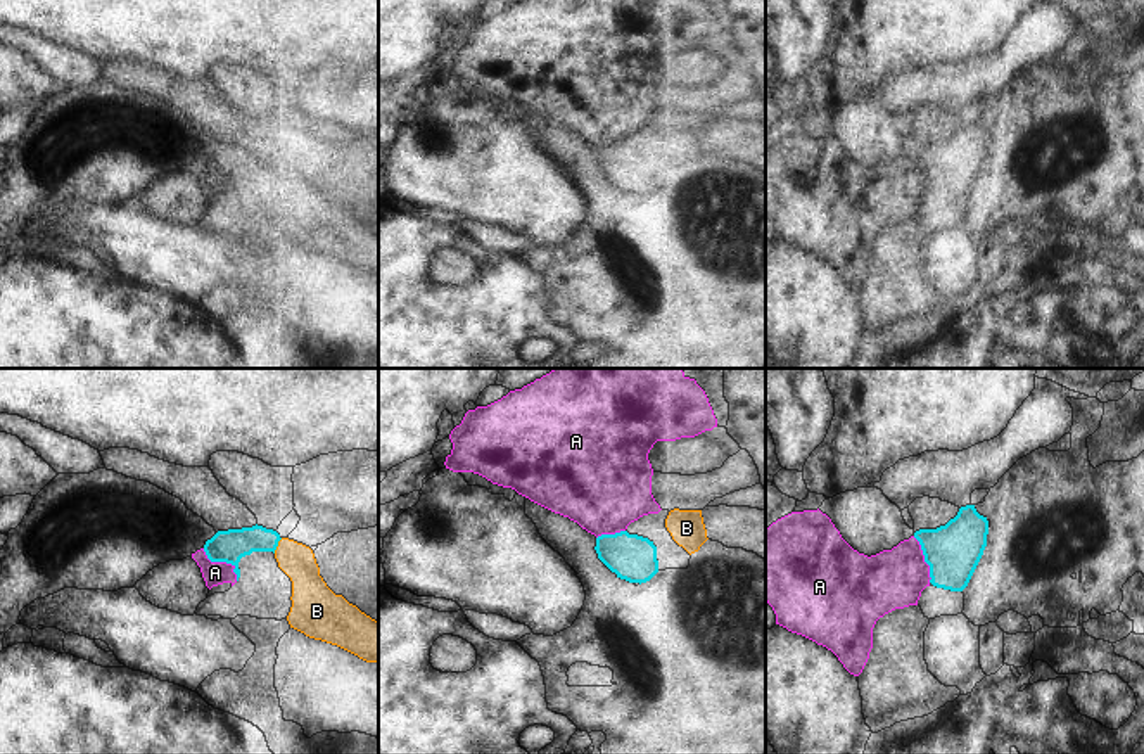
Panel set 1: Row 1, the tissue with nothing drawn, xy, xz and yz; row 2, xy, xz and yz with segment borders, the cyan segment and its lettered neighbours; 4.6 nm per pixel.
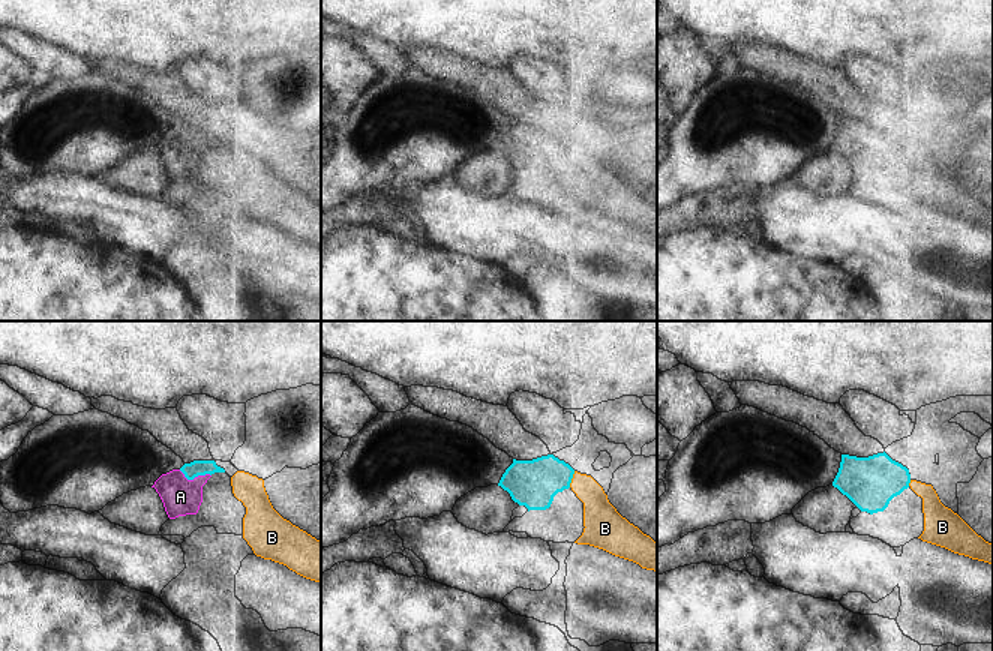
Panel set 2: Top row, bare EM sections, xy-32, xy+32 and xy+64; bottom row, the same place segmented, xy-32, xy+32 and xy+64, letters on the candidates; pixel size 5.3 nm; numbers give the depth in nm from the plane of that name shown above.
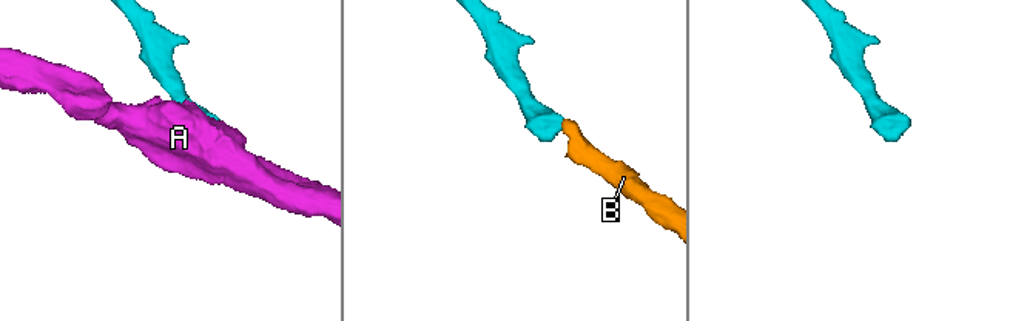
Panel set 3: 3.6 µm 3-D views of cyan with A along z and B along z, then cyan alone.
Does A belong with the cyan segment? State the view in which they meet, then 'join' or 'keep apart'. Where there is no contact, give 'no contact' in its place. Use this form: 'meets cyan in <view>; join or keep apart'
meets cyan in xy; keep apart

